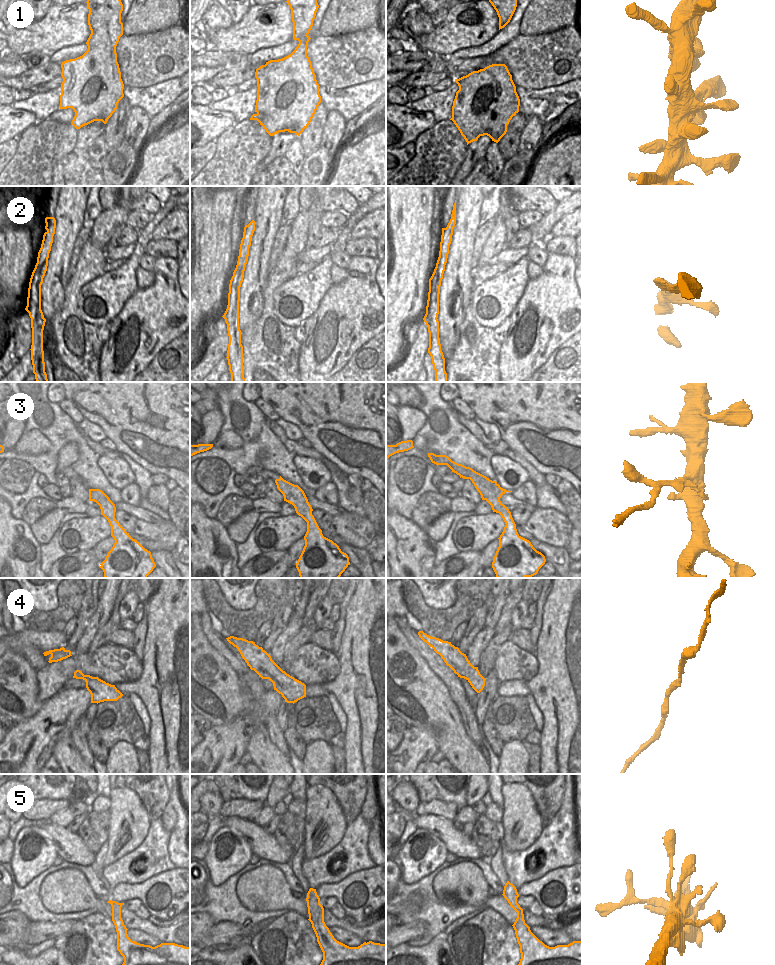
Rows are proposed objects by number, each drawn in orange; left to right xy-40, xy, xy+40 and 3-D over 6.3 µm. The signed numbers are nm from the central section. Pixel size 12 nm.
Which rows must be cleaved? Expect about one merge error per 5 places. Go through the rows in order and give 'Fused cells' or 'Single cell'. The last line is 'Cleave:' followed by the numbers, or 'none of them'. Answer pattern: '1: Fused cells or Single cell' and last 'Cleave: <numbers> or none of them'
1: Single cell
2: Single cell
3: Fused cells
4: Single cell
5: Single cell
Cleave: 3.

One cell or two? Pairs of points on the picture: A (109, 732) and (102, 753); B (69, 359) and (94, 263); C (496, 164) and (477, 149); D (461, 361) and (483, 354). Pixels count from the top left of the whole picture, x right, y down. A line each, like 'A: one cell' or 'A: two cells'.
A: two cells
B: one cell
C: two cells
D: one cell

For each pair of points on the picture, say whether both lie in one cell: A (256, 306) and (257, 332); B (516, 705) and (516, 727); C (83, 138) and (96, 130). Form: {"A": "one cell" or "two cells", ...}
{"A": "two cells", "B": "one cell", "C": "one cell"}

